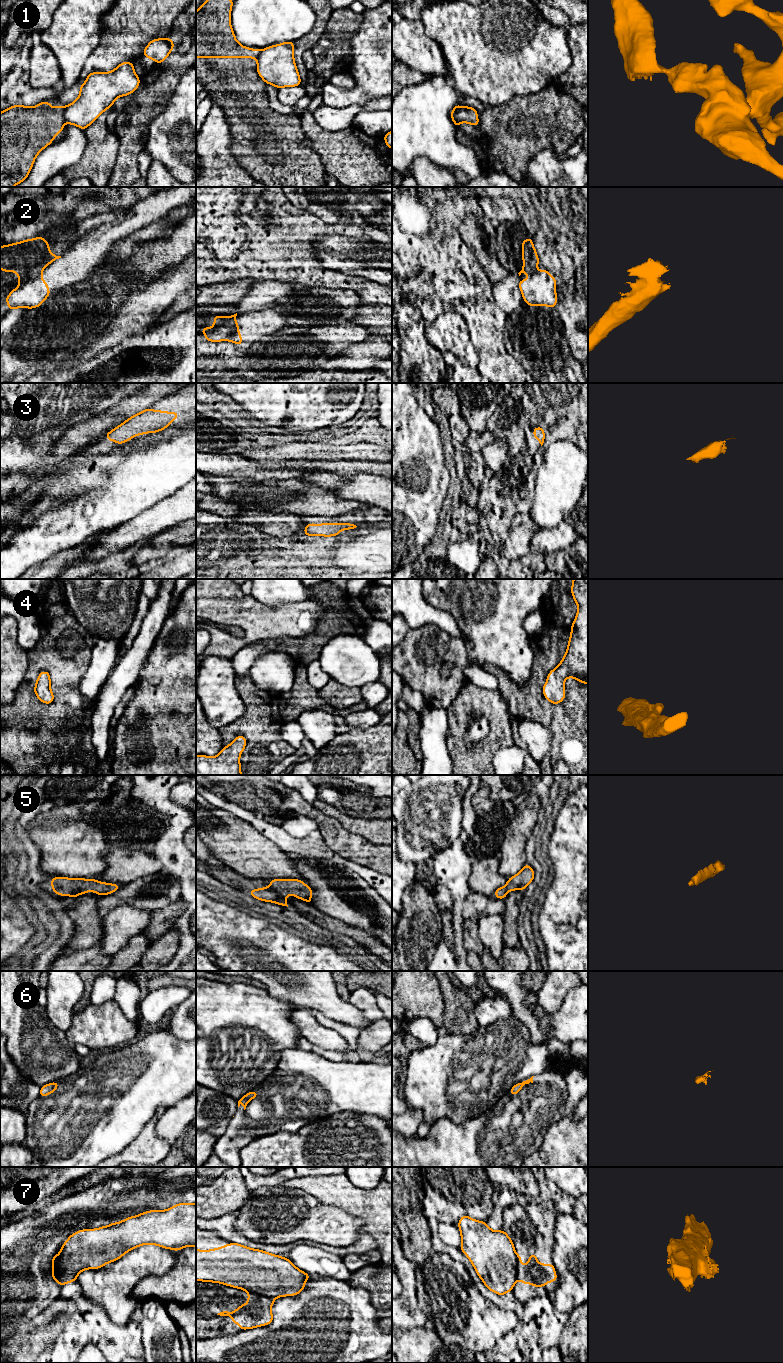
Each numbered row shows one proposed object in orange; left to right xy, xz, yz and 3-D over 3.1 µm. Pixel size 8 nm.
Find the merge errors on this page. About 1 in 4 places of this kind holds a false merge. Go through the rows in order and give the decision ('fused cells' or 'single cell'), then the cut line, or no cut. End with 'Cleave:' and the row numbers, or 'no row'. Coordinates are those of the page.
1: fused cells | xy (65, 107), (64, 121)
2: fused cells | xy (41, 271), (20, 284)
3: single cell | no cut
4: single cell | no cut
5: single cell | no cut
6: single cell | no cut
7: fused cells | xy (53, 1255), (58, 1268), (58, 1282)
Cleave: 1, 2, 7

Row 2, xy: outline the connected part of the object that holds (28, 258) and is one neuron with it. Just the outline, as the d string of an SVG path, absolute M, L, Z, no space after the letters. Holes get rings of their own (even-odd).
M43 237L26 239L18 243L12 243L10 245L3 245L0 247L0 268L3 272L17 272L18 282L24 283L30 279L38 276L46 266L52 263L54 260L61 258L52 254L49 251L51 244L46 242Z

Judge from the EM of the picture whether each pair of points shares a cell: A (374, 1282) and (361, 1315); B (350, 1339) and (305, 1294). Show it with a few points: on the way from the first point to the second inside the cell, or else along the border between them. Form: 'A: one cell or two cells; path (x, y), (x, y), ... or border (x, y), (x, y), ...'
A: two cells; border (351, 1285), (364, 1288), (377, 1309)
B: one cell; path (353, 1320), (352, 1311), (333, 1292), (324, 1292)

